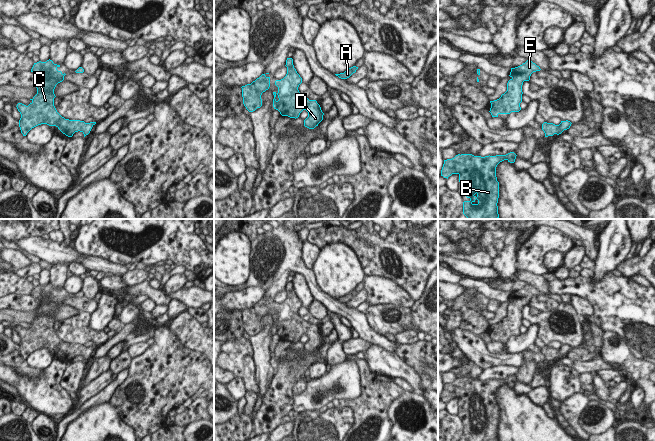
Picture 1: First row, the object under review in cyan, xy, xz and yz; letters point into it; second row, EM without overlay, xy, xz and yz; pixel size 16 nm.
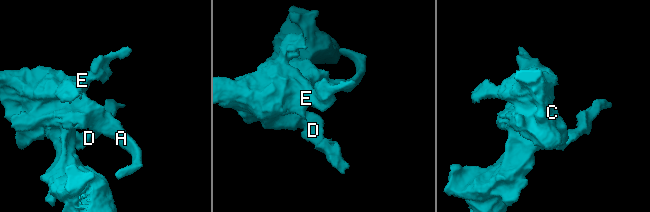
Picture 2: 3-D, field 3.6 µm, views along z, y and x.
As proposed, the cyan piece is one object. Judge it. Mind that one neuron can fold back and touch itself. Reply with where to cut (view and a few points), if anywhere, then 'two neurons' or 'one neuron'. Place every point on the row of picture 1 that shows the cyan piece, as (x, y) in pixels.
no cut | one neuron

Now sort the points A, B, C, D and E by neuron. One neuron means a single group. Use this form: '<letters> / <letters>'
A B C D E

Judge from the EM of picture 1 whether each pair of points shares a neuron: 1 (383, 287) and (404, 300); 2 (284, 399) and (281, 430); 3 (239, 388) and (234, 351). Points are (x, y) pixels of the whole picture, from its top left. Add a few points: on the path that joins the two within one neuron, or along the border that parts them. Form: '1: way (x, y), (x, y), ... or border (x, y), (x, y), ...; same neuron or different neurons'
1: way (388, 292), (399, 297); same neuron
2: border (281, 424), (272, 430); different neurons
3: border (234, 377), (239, 377), (243, 381), (246, 390); different neurons

